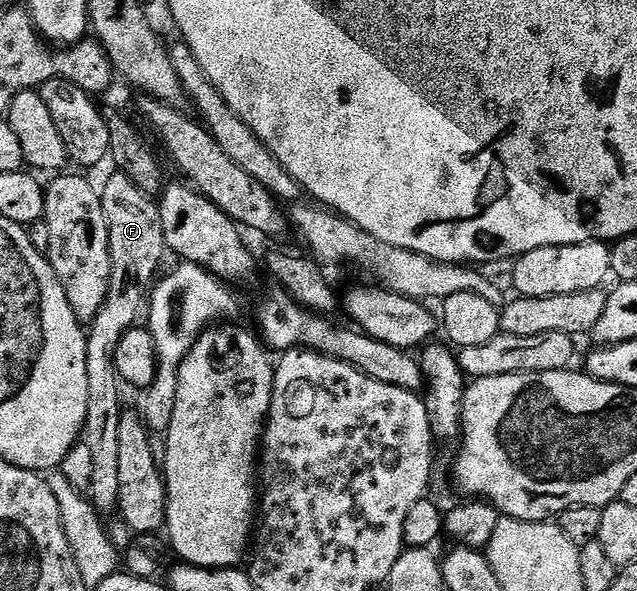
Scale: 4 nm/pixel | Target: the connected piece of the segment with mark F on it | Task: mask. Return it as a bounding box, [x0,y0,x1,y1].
[81,171,167,515]

